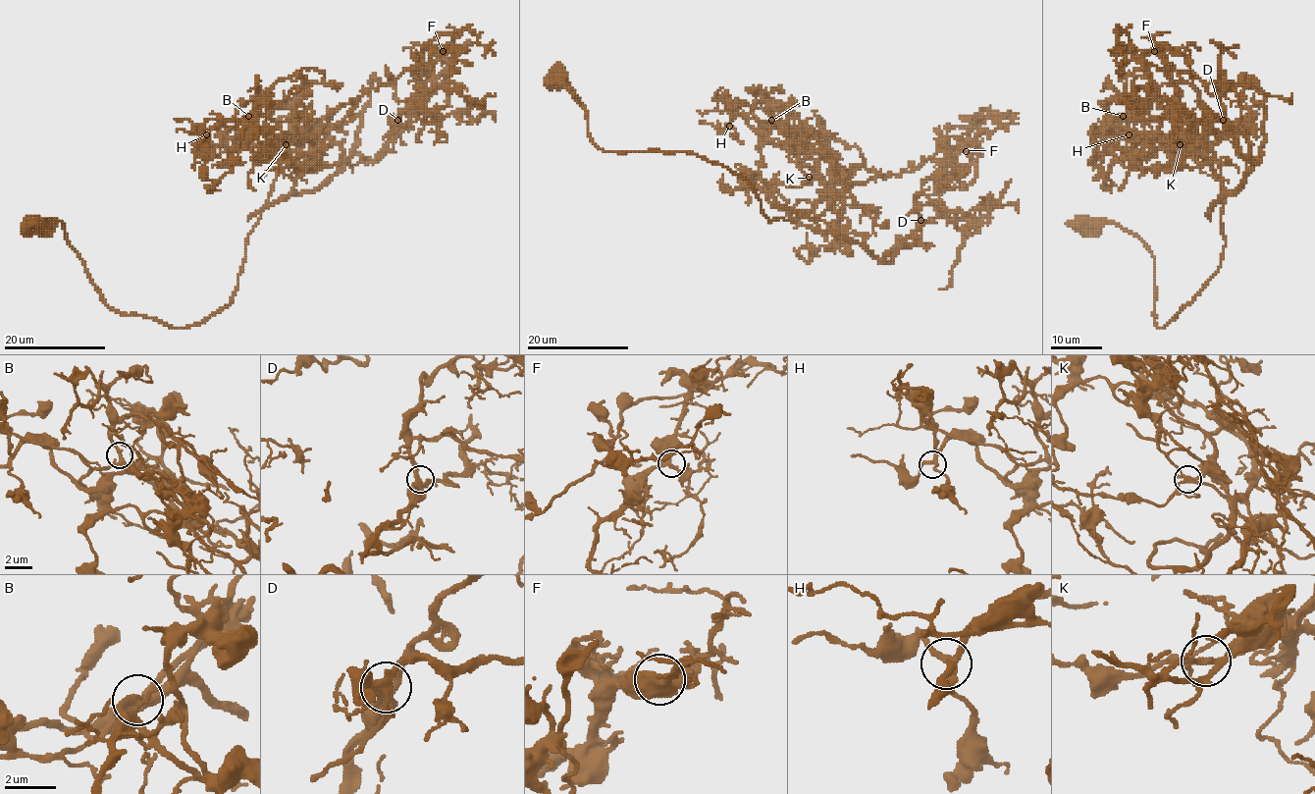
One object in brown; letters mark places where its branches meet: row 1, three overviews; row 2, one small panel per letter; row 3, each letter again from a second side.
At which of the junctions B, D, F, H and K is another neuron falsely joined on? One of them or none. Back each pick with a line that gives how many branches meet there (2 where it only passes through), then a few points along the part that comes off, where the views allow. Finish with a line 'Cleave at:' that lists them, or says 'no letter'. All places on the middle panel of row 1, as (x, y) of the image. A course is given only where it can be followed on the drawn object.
K: Branches: 3. Course of the part to remove: (809, 178), (799, 162), (836, 194), (818, 229), (881, 259), (937, 216), (938, 174), (983, 113), (992, 116)
Cleave at: K

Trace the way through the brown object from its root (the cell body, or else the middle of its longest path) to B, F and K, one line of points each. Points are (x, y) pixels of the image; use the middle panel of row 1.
B: (556, 80), (601, 149), (702, 156), (742, 177), (769, 222), (792, 222), (822, 198), (833, 170), (771, 120)
F: (556, 80), (601, 149), (723, 165), (769, 222), (836, 198), (877, 259), (966, 151)
K: (556, 80), (601, 149), (723, 165), (753, 186), (769, 222), (792, 222), (822, 198), (809, 178)

